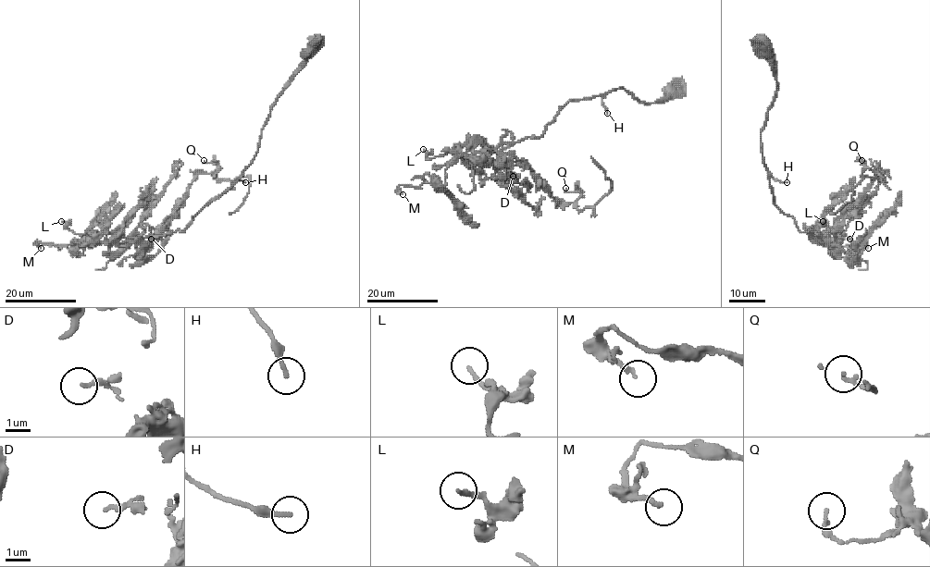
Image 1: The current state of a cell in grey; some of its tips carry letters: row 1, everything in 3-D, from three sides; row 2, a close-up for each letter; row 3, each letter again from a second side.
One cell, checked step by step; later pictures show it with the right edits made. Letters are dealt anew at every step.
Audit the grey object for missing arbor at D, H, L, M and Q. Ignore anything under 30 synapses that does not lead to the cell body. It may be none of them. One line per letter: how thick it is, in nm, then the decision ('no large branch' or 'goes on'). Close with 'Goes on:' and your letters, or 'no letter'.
D: calibre 200 nm; no large branch
H: calibre 190 nm; no large branch
L: calibre 160 nm; no large branch
M: calibre 190 nm; no large branch
Q: calibre 140 nm; no large branch
Goes on: no letter

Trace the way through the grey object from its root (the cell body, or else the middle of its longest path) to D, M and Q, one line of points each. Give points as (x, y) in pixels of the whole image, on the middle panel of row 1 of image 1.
D: (677, 89), (652, 104), (623, 87), (570, 100), (539, 137), (501, 152), (525, 162), (513, 176)
M: (677, 89), (652, 104), (623, 87), (570, 100), (539, 137), (467, 151), (444, 186), (400, 185), (402, 194)
Q: (677, 89), (652, 104), (623, 87), (570, 100), (539, 137), (501, 152), (574, 203), (581, 193), (565, 188)

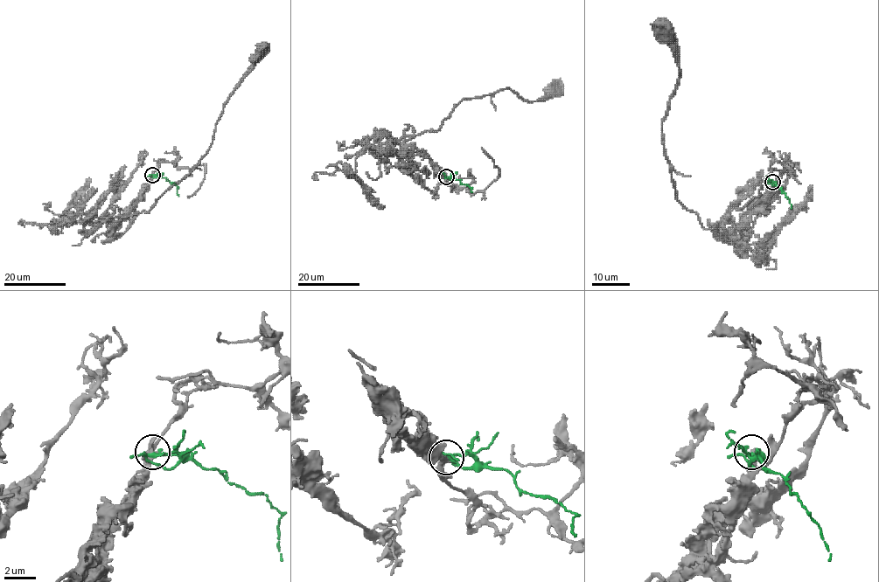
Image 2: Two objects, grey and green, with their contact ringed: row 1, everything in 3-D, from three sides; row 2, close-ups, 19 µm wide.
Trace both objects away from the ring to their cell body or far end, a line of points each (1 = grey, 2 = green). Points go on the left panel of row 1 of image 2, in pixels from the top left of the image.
1: (152, 175), (137, 204), (120, 221), (109, 221), (149, 212), (197, 165), (223, 106), (262, 45)
2: (152, 175), (173, 183), (177, 187), (177, 197)

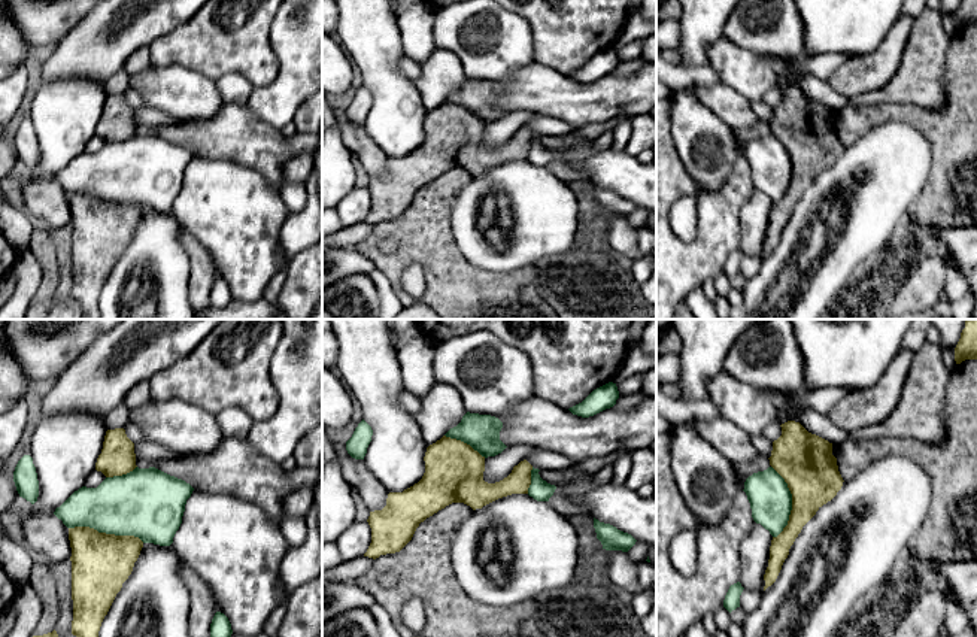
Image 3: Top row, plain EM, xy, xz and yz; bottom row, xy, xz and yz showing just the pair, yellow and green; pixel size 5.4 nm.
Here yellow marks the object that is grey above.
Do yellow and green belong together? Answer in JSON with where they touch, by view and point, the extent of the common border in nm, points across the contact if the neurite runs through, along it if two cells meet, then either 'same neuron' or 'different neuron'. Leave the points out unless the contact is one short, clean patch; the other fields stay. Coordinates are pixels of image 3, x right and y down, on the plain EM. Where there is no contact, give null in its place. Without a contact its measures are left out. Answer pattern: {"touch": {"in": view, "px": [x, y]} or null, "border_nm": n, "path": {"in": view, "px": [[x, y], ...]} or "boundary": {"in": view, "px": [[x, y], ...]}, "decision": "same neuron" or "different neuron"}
{"touch": {"in": "xy", "px": [105, 199]}, "border_nm": 420, "decision": "different neuron"}

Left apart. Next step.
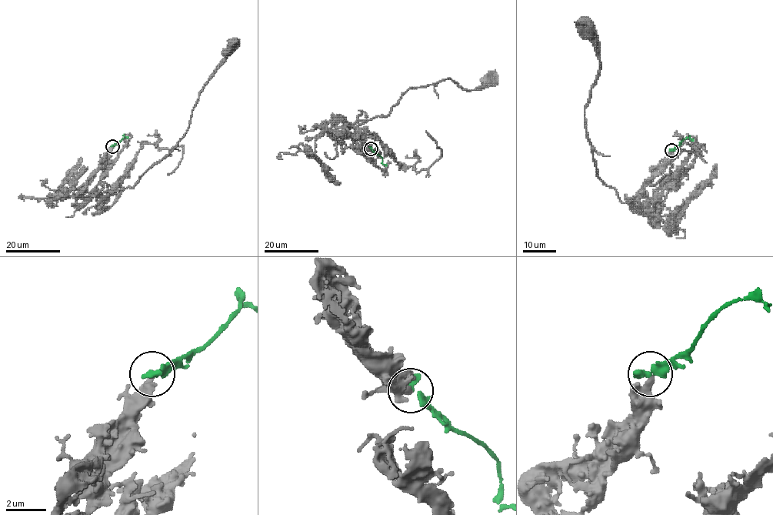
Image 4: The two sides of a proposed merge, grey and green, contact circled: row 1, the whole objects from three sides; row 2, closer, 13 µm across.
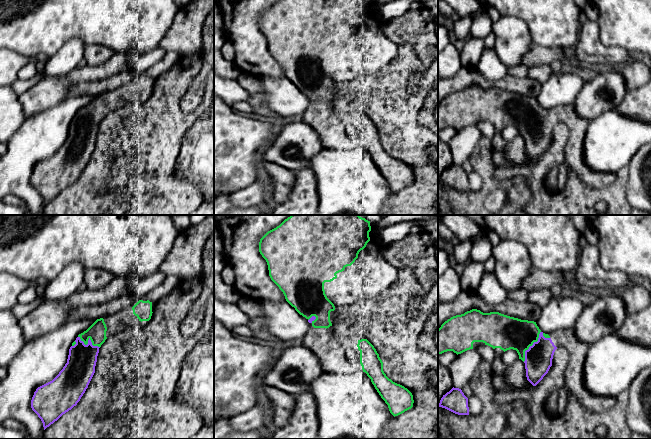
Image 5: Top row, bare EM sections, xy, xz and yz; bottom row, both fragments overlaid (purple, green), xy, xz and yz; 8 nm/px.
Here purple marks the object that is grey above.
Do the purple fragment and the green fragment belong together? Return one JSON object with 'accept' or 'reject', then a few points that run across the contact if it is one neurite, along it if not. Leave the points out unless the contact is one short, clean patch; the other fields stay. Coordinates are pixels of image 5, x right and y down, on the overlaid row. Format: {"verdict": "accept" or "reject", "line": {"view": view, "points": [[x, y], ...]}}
{"verdict": "accept", "line": {"view": "yz", "points": [[538, 358], [537, 353], [530, 346], [519, 335], [504, 332]]}}

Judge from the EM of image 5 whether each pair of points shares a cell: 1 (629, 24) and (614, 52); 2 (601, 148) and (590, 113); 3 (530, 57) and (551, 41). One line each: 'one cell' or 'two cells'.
1: two cells
2: two cells
3: two cells

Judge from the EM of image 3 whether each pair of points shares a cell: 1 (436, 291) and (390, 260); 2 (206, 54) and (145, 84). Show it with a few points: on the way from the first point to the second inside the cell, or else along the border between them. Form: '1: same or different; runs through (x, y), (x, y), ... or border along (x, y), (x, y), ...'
1: same; runs through (434, 276), (419, 258), (404, 258)
2: different; border along (151, 64), (182, 64), (214, 81)

